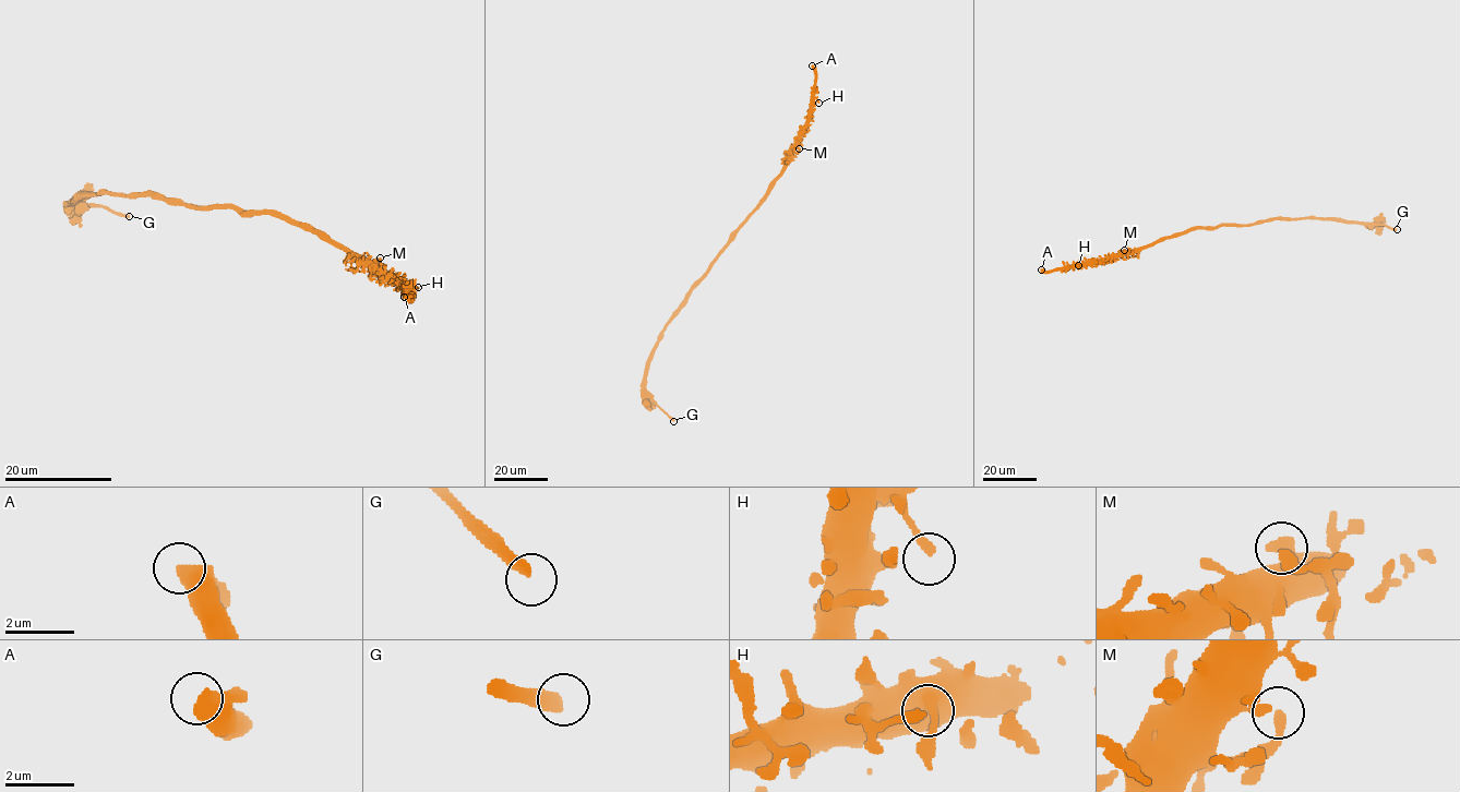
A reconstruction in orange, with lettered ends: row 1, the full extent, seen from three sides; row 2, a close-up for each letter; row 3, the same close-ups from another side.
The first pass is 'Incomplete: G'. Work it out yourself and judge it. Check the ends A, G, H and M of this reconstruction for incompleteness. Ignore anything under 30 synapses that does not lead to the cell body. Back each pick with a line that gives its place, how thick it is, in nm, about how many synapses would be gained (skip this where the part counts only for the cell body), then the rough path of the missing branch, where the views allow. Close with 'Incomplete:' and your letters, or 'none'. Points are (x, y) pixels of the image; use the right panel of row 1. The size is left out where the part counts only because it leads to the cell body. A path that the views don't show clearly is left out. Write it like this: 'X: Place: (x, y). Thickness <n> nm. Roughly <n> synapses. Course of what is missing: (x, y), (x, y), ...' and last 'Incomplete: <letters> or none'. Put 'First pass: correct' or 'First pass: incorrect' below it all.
G: Place: (1397, 229). Thickness 360 nm. Roughly 80 synapses. Course of what is missing: (1397, 229), (1411, 244)
Incomplete: G
First pass: correct

